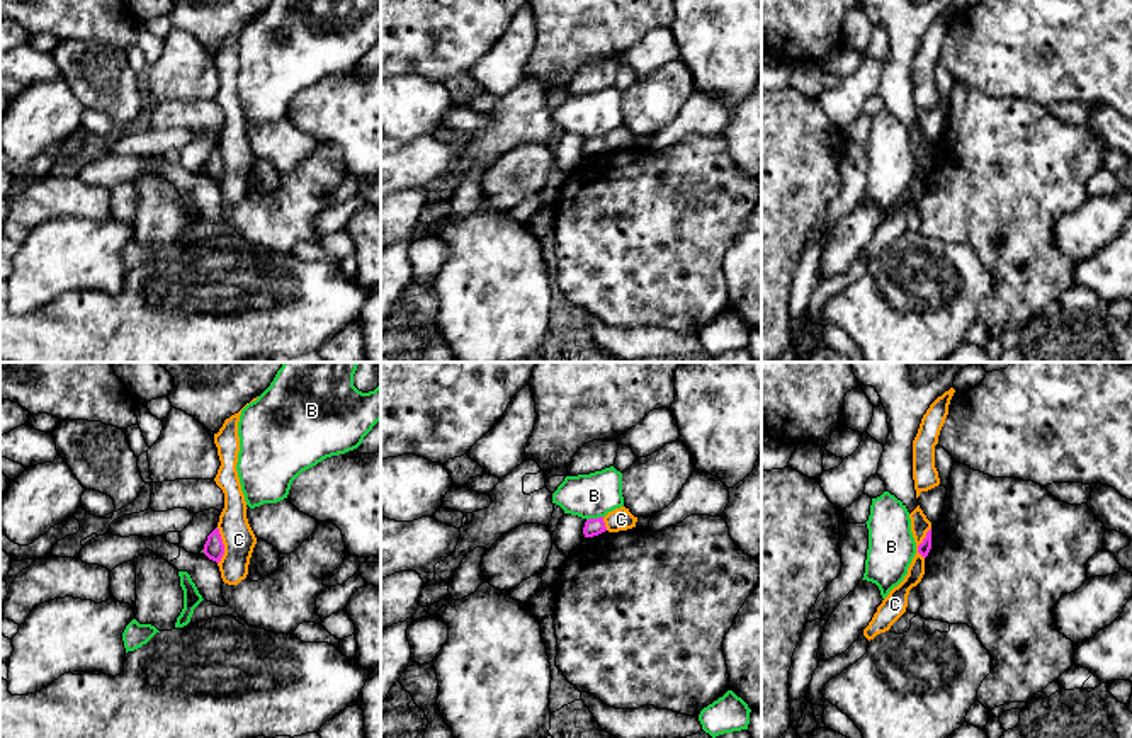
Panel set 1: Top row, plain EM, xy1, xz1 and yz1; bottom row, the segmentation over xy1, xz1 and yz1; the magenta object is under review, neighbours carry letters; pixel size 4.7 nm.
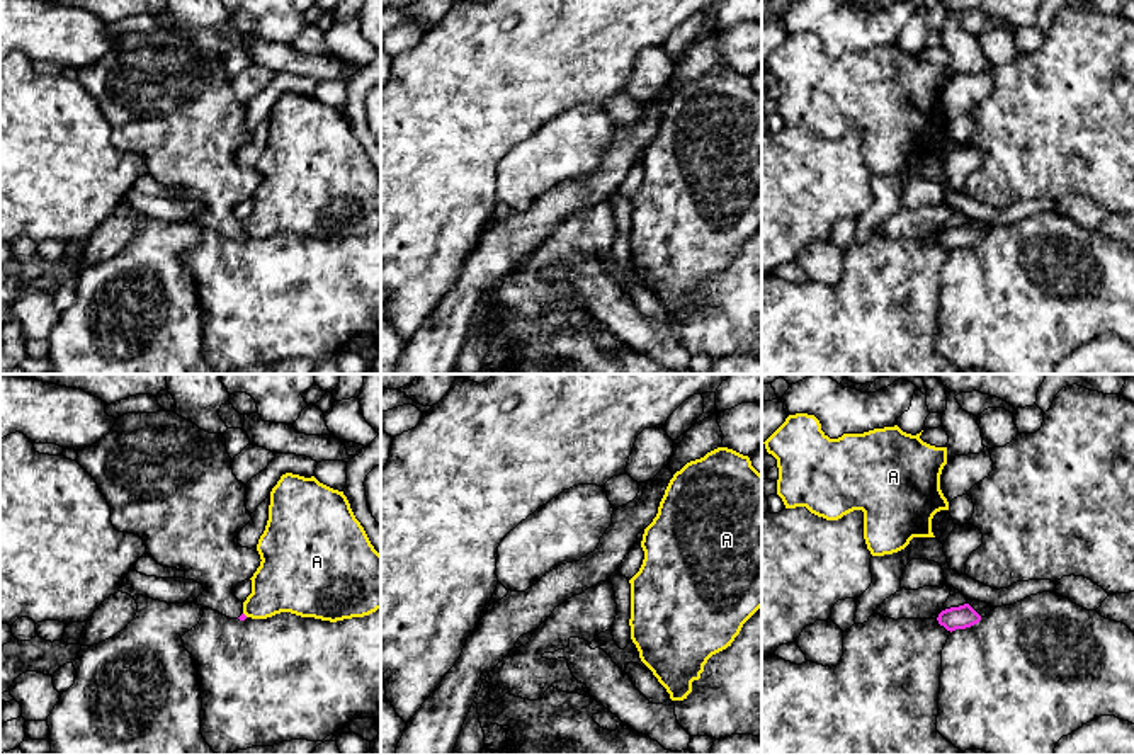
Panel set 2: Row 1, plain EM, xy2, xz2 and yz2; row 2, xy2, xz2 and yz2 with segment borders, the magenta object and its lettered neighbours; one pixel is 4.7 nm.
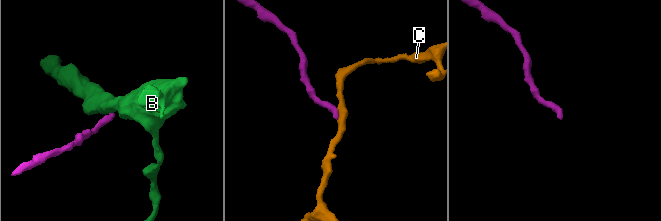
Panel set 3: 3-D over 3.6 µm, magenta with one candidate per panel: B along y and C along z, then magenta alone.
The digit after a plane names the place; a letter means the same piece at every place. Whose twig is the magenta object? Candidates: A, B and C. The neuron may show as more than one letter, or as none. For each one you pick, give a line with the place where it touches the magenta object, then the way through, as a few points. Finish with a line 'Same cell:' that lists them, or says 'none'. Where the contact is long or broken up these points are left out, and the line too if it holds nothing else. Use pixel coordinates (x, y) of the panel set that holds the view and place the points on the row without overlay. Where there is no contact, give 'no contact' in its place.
Same cell: none

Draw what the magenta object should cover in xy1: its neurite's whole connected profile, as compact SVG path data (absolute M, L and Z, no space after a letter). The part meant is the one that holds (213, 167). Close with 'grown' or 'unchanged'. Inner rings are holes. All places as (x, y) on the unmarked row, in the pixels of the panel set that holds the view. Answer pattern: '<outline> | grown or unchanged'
M218 146L207 155L207 160L206 160L202 170L209 179L212 179L216 182L221 180L221 177L224 173L224 163L223 163L223 158L221 158Z | unchanged

